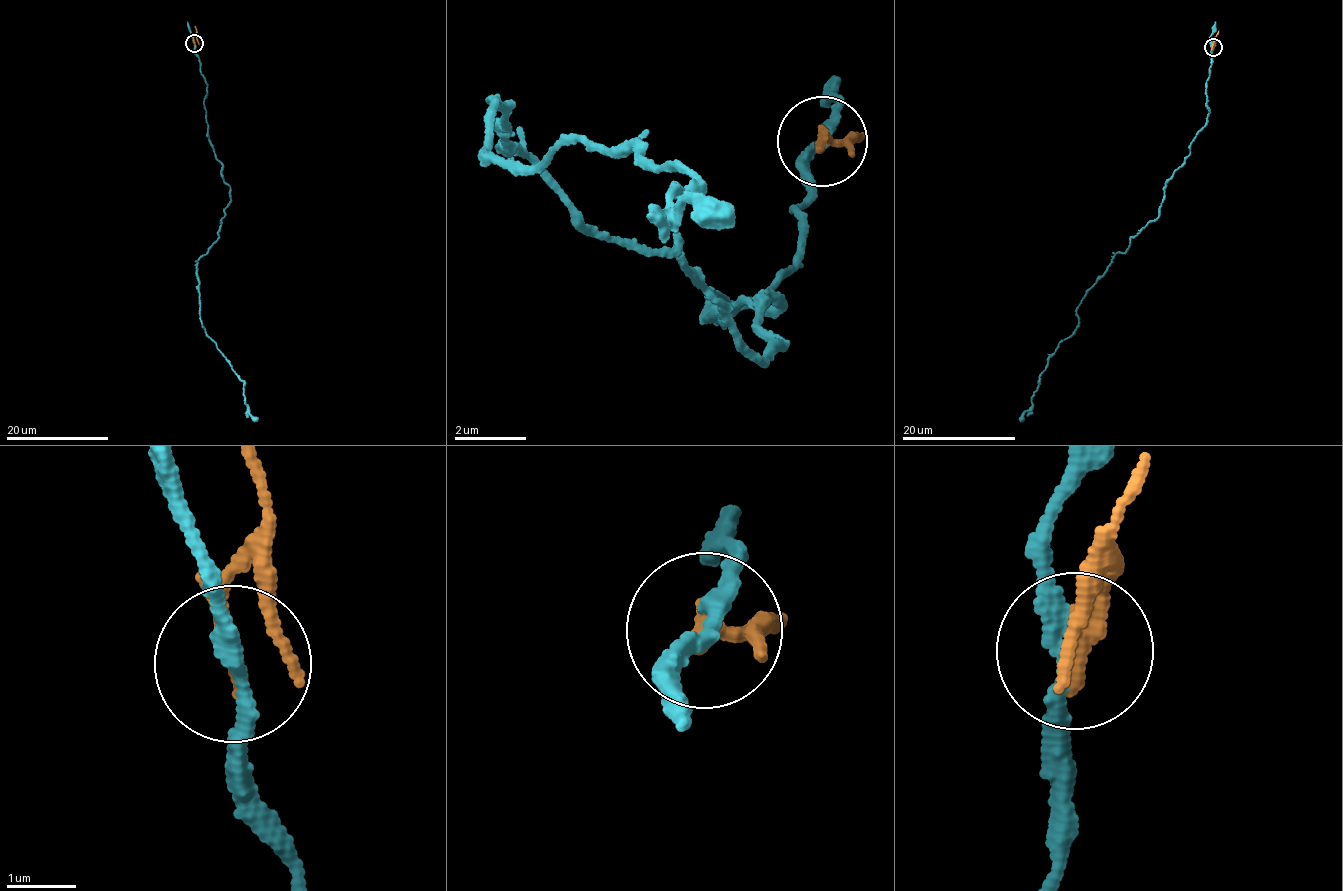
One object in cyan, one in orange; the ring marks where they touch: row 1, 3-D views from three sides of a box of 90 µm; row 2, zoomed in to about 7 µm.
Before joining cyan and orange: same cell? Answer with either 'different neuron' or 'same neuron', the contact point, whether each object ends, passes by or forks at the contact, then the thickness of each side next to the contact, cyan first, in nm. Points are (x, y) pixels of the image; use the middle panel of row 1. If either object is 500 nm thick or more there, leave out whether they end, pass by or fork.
different neuron; at (822, 141); cyan passes by; orange ends there; 220 nm thick on the cyan side, 300 nm on the other

